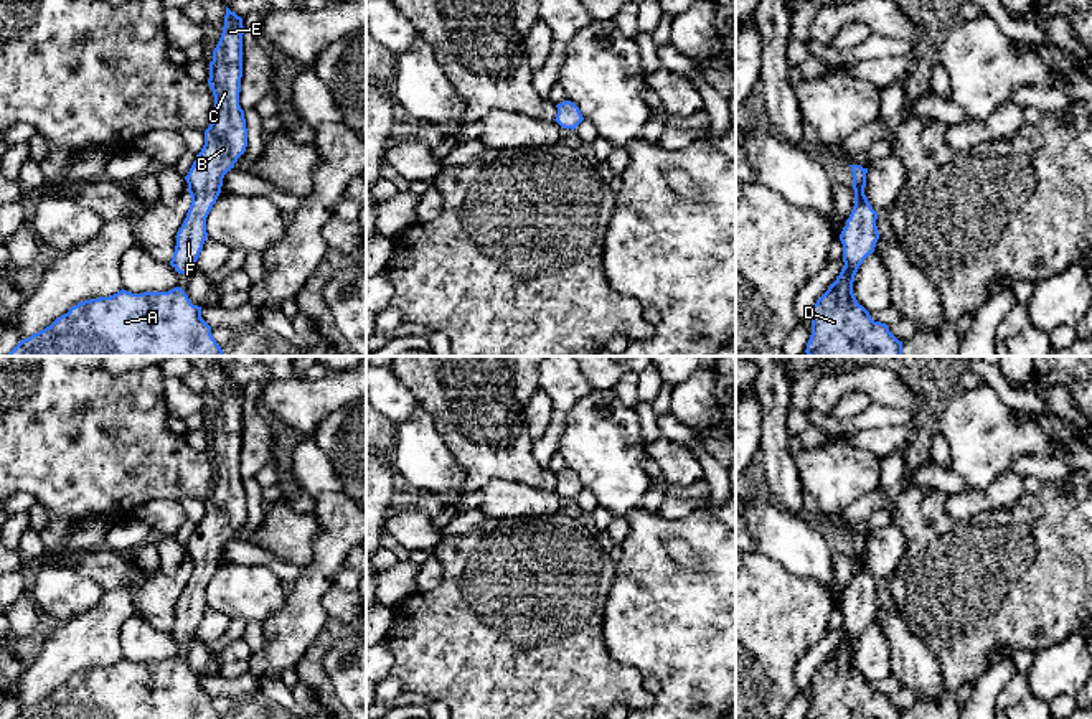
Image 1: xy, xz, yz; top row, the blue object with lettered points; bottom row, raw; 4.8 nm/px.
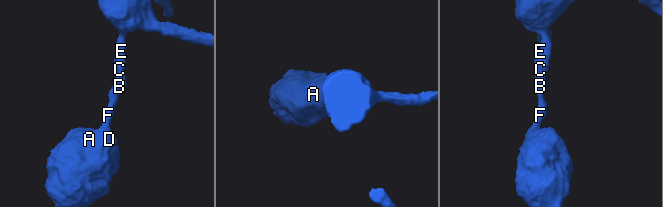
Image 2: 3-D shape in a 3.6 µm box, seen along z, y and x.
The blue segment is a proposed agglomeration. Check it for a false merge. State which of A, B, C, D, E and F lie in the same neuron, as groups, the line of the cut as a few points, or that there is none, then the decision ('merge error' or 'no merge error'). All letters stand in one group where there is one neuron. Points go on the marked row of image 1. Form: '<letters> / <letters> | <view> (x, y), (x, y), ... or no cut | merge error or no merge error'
A B C D E F | no cut | no merge error

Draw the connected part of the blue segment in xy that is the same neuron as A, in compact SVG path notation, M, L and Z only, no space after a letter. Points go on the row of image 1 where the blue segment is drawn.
M181 287L168 292L132 294L119 290L111 297L79 302L45 330L33 333L7 356L224 356Z

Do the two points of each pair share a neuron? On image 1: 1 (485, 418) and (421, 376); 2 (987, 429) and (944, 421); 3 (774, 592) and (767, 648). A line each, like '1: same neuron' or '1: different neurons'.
1: same neuron
2: same neuron
3: same neuron

